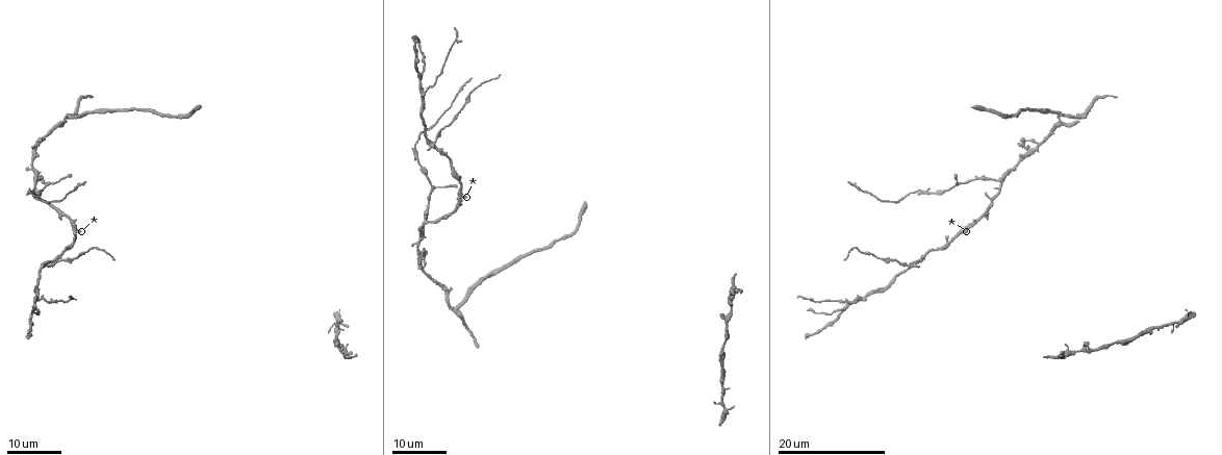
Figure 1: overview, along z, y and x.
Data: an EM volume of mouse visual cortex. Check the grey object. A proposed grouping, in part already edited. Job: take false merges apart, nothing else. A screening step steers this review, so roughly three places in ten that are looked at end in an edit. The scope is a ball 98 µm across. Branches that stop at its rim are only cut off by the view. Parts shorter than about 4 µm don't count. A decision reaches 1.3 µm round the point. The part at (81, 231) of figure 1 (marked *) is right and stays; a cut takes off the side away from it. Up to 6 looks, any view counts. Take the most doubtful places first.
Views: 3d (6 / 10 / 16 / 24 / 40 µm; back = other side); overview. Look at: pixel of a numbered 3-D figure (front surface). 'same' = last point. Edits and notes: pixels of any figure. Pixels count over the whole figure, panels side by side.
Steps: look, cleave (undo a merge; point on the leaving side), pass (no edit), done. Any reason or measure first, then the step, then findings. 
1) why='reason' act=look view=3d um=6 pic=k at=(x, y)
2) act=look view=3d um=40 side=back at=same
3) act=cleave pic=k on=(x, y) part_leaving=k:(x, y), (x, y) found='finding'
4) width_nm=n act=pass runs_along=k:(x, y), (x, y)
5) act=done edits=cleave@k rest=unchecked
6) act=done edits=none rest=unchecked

why='small branch off a trunk' act=look view=3d um=24 pic=1 at=(918, 189)

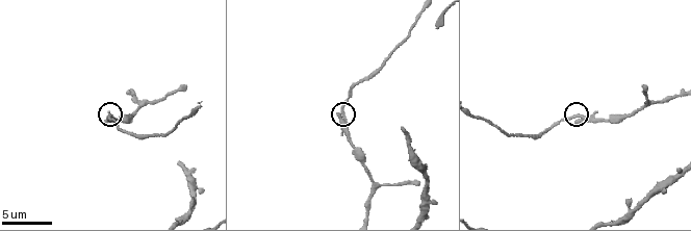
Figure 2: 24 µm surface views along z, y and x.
act=look view=3d um=6 pic=2 at=(111, 114)

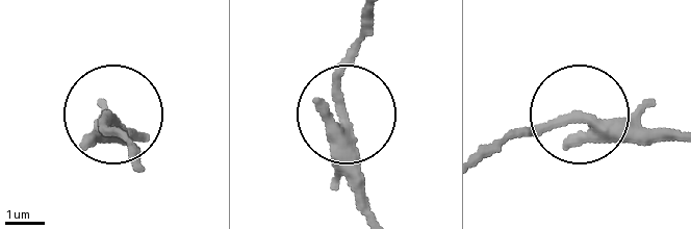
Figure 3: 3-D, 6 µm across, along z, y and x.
arms=3 act=cleave pic=3 on=(99, 130) found='a second cell is stuck on'

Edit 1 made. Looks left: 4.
why='four arms meet' act=look view=3d um=24 pic=1 at=(435, 144)

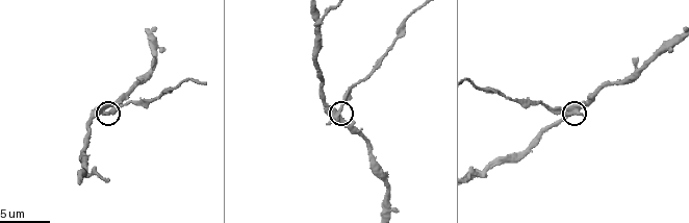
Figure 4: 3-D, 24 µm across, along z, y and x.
act=look view=3d um=6 pic=4 at=(336, 113)

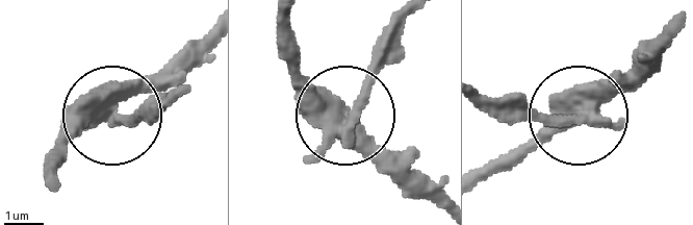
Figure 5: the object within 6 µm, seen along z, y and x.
arms=4 act=cleave pic=5 on=(135, 120) part_leaving=5:(112, 118), (146, 118), (182, 91) found='a second cell is stuck on'

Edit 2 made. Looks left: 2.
act=done edits=cleave@3,cleave@5 rest=unchecked

